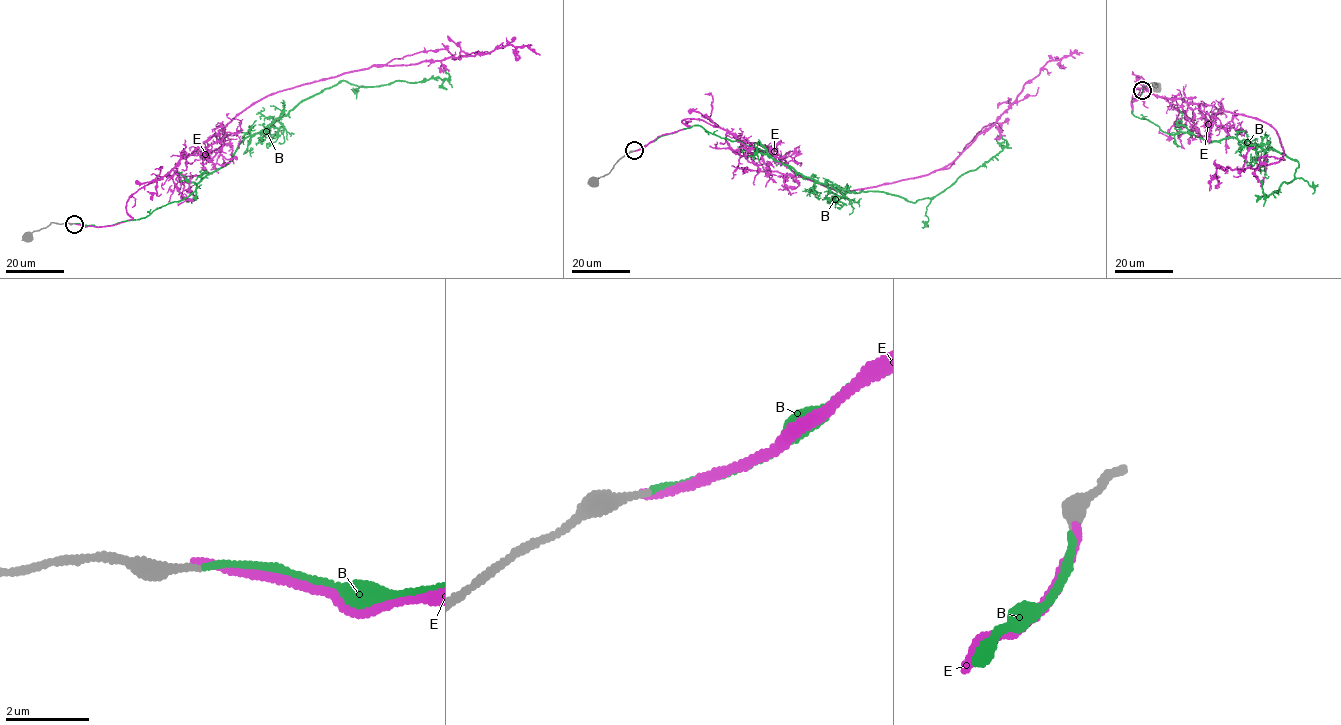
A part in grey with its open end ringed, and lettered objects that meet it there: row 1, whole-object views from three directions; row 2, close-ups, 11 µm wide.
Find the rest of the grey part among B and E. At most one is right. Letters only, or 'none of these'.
B

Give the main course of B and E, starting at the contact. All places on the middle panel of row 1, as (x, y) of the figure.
B: (635, 151), (700, 125), (820, 183), (914, 202), (984, 165), (1007, 143), (1001, 134)
E: (634, 151), (699, 119), (776, 148), (832, 188), (895, 183), (945, 168), (1049, 61), (1083, 53)

